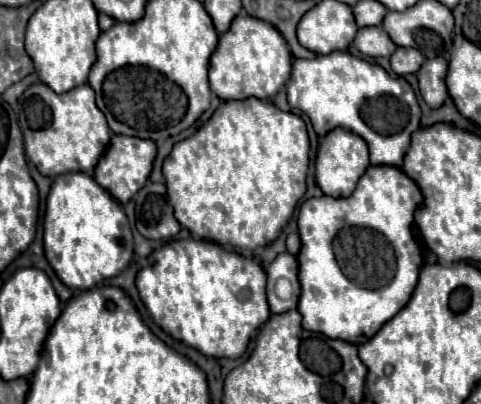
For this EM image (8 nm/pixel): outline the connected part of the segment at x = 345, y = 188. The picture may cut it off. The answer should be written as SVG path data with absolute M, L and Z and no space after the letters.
M342 127L332 129L328 135L320 139L318 155L316 155L316 183L326 195L340 197L340 195L350 195L358 183L358 179L364 175L368 169L370 159L368 159L368 145L366 141Z

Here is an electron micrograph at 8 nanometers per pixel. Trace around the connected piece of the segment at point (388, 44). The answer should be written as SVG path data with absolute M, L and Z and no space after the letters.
M382 27L358 29L354 45L368 57L390 57L392 51L396 51L396 45L392 43L392 39L388 39L388 33Z

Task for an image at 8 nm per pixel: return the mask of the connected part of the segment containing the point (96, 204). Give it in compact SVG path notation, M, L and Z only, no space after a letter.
M88 173L58 175L46 201L44 253L60 281L70 289L88 289L116 277L134 255L134 239L122 205Z

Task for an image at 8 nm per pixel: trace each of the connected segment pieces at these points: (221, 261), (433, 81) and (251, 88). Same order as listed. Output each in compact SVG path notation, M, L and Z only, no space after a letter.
M176 239L160 249L152 251L146 267L136 277L138 293L154 317L156 325L170 333L174 339L198 349L206 357L240 357L252 333L270 319L270 307L266 301L266 271L262 263L230 251L208 239Z
M436 57L436 59L428 59L418 75L418 85L420 85L420 93L424 97L424 101L436 109L444 103L444 99L448 97L448 89L444 83L444 75L448 71L448 63L444 57Z
M236 15L230 29L220 35L220 41L210 57L210 89L224 101L244 97L268 99L286 85L290 69L292 53L276 27L250 15Z

